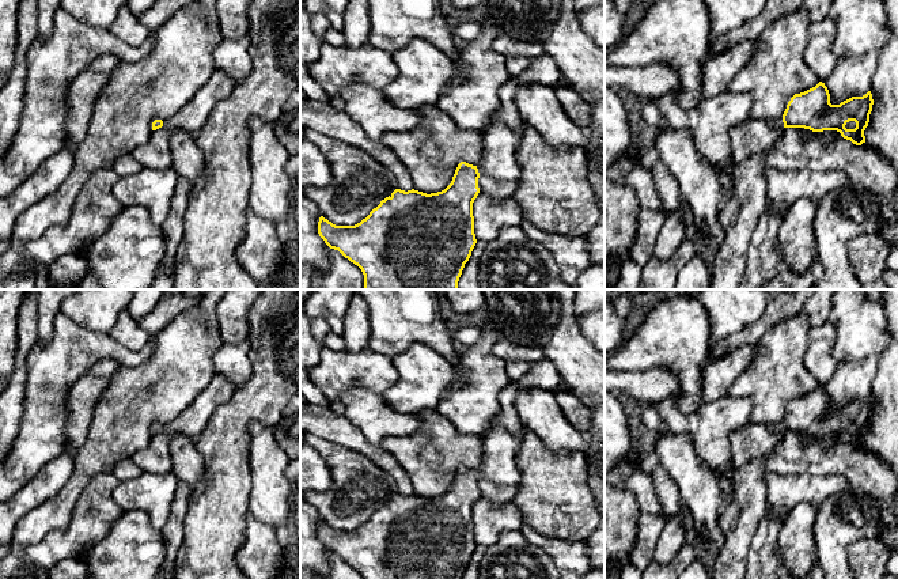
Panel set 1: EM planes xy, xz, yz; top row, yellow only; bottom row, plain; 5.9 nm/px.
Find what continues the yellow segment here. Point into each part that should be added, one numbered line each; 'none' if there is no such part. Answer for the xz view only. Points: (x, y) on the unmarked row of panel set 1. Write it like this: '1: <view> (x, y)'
1: xz (499, 465)

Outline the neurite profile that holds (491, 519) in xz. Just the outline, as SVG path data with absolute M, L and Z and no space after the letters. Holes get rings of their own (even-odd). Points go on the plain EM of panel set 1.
M482 496L473 507L474 538L477 546L493 545L505 531L520 531L522 512L514 502L492 503Z

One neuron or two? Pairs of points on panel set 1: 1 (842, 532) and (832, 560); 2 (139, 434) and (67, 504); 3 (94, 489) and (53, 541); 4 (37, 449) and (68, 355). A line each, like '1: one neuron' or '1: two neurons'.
1: one neuron
2: one neuron
3: one neuron
4: one neuron

